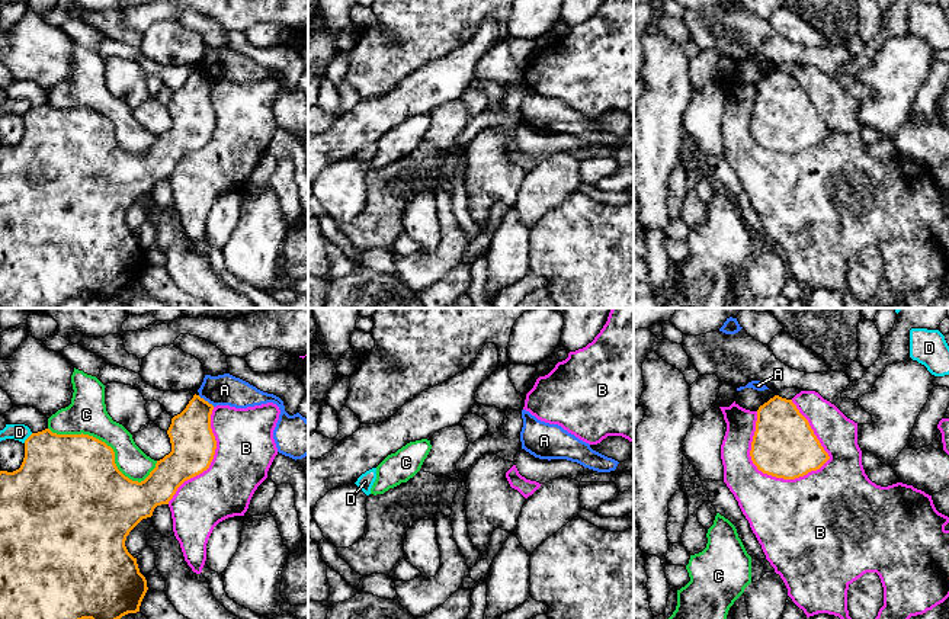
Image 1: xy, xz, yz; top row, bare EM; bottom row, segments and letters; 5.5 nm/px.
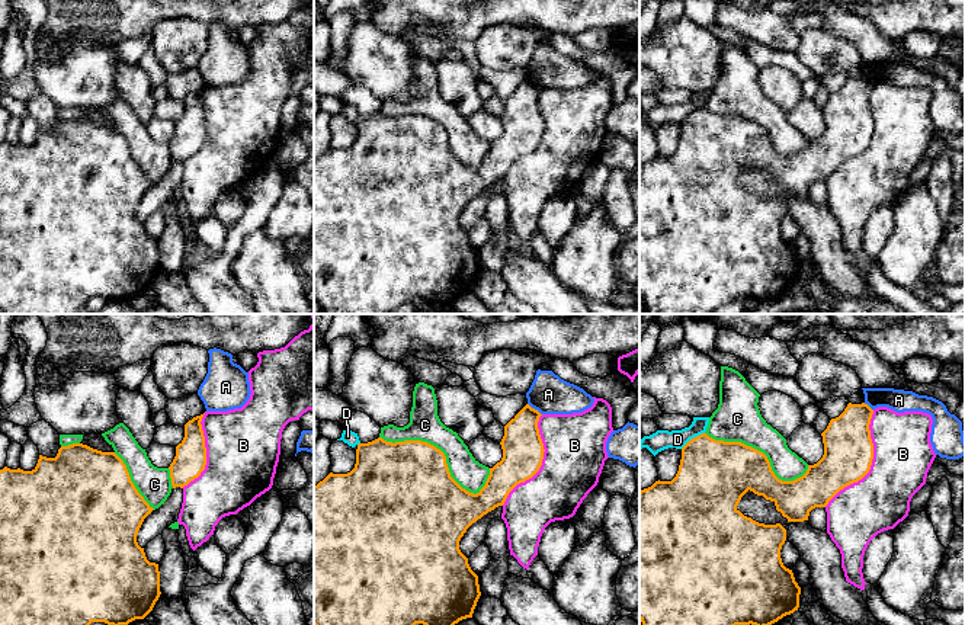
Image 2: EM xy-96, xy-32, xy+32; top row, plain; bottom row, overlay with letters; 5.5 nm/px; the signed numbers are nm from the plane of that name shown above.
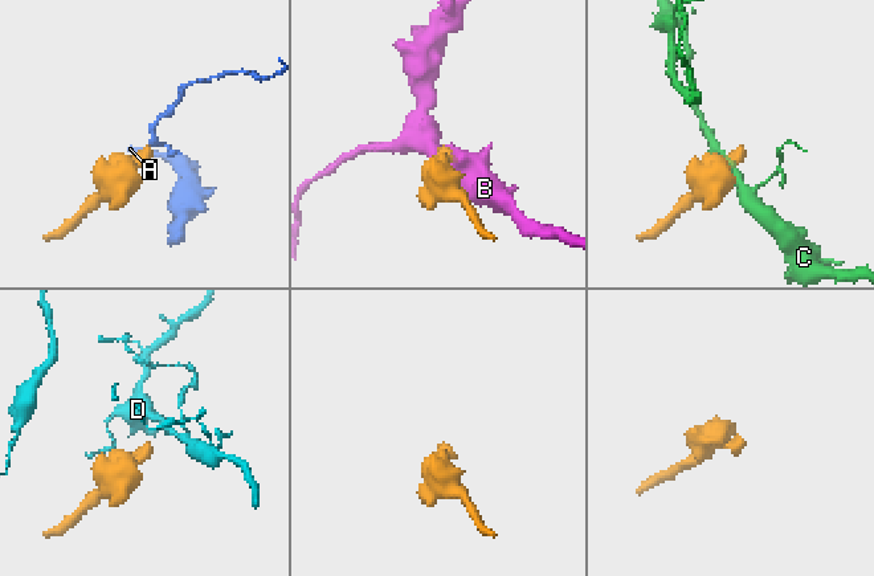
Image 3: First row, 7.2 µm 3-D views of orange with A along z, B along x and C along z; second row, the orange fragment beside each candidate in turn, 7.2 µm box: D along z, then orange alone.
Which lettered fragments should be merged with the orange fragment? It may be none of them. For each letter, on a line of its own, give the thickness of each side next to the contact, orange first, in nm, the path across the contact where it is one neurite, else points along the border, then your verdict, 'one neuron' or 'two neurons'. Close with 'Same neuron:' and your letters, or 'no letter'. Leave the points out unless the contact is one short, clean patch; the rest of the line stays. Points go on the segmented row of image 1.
A: 240/180 nm | along xy (198, 395), (214, 406) | two neurons
B: 360/360 nm | two neurons
C: 460/220 nm | two neurons
D: 420/100 nm | along xy (32, 433), (23, 442) | two neurons
Same neuron: no letter

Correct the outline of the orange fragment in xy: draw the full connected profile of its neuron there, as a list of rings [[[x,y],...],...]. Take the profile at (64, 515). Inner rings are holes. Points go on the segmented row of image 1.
[[[193,395],[186,408],[171,418],[167,430],[171,452],[157,461],[150,475],[138,482],[125,477],[115,464],[115,452],[105,442],[89,434],[57,434],[49,429],[32,433],[25,440],[25,458],[19,469],[13,472],[0,471],[0,619],[121,619],[128,613],[140,612],[141,602],[148,590],[145,577],[140,573],[125,541],[129,532],[142,520],[153,516],[157,506],[169,504],[177,488],[187,480],[206,471],[214,459],[217,440],[211,429],[214,405]]]

